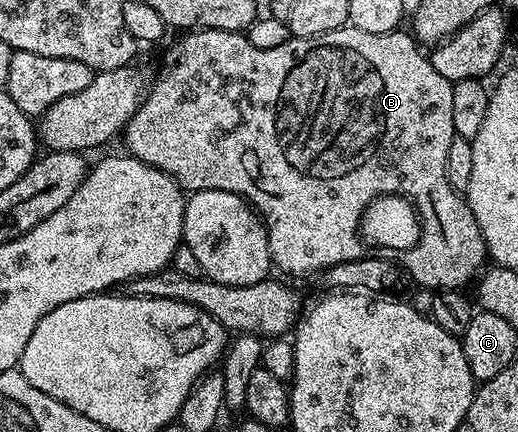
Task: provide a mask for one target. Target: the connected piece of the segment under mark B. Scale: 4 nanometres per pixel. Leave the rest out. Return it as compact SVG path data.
M348 25L308 39L288 38L286 43L277 45L277 49L257 49L257 45L247 40L246 34L237 31L189 31L172 45L171 52L167 55L167 72L156 83L154 80L148 86L147 94L143 96L143 104L139 106L137 113L133 113L121 139L127 142L126 150L134 158L173 177L184 192L221 189L243 196L261 216L263 226L267 229L272 264L291 275L307 275L310 271L323 273L333 265L358 259L356 220L363 204L367 203L367 199L371 199L372 195L379 194L379 191L407 192L414 196L415 202L419 203L420 210L423 211L424 235L418 246L406 250L402 259L397 261L400 268L410 278L412 275L419 282L420 288L458 291L466 288L466 283L470 284L484 270L489 256L483 234L471 215L466 198L455 191L445 177L445 153L449 153L449 141L453 141L456 134L453 129L453 85L448 79L441 77L437 69L433 69L430 58L426 54L422 55L419 50L420 44L403 29L389 33L365 33Z

